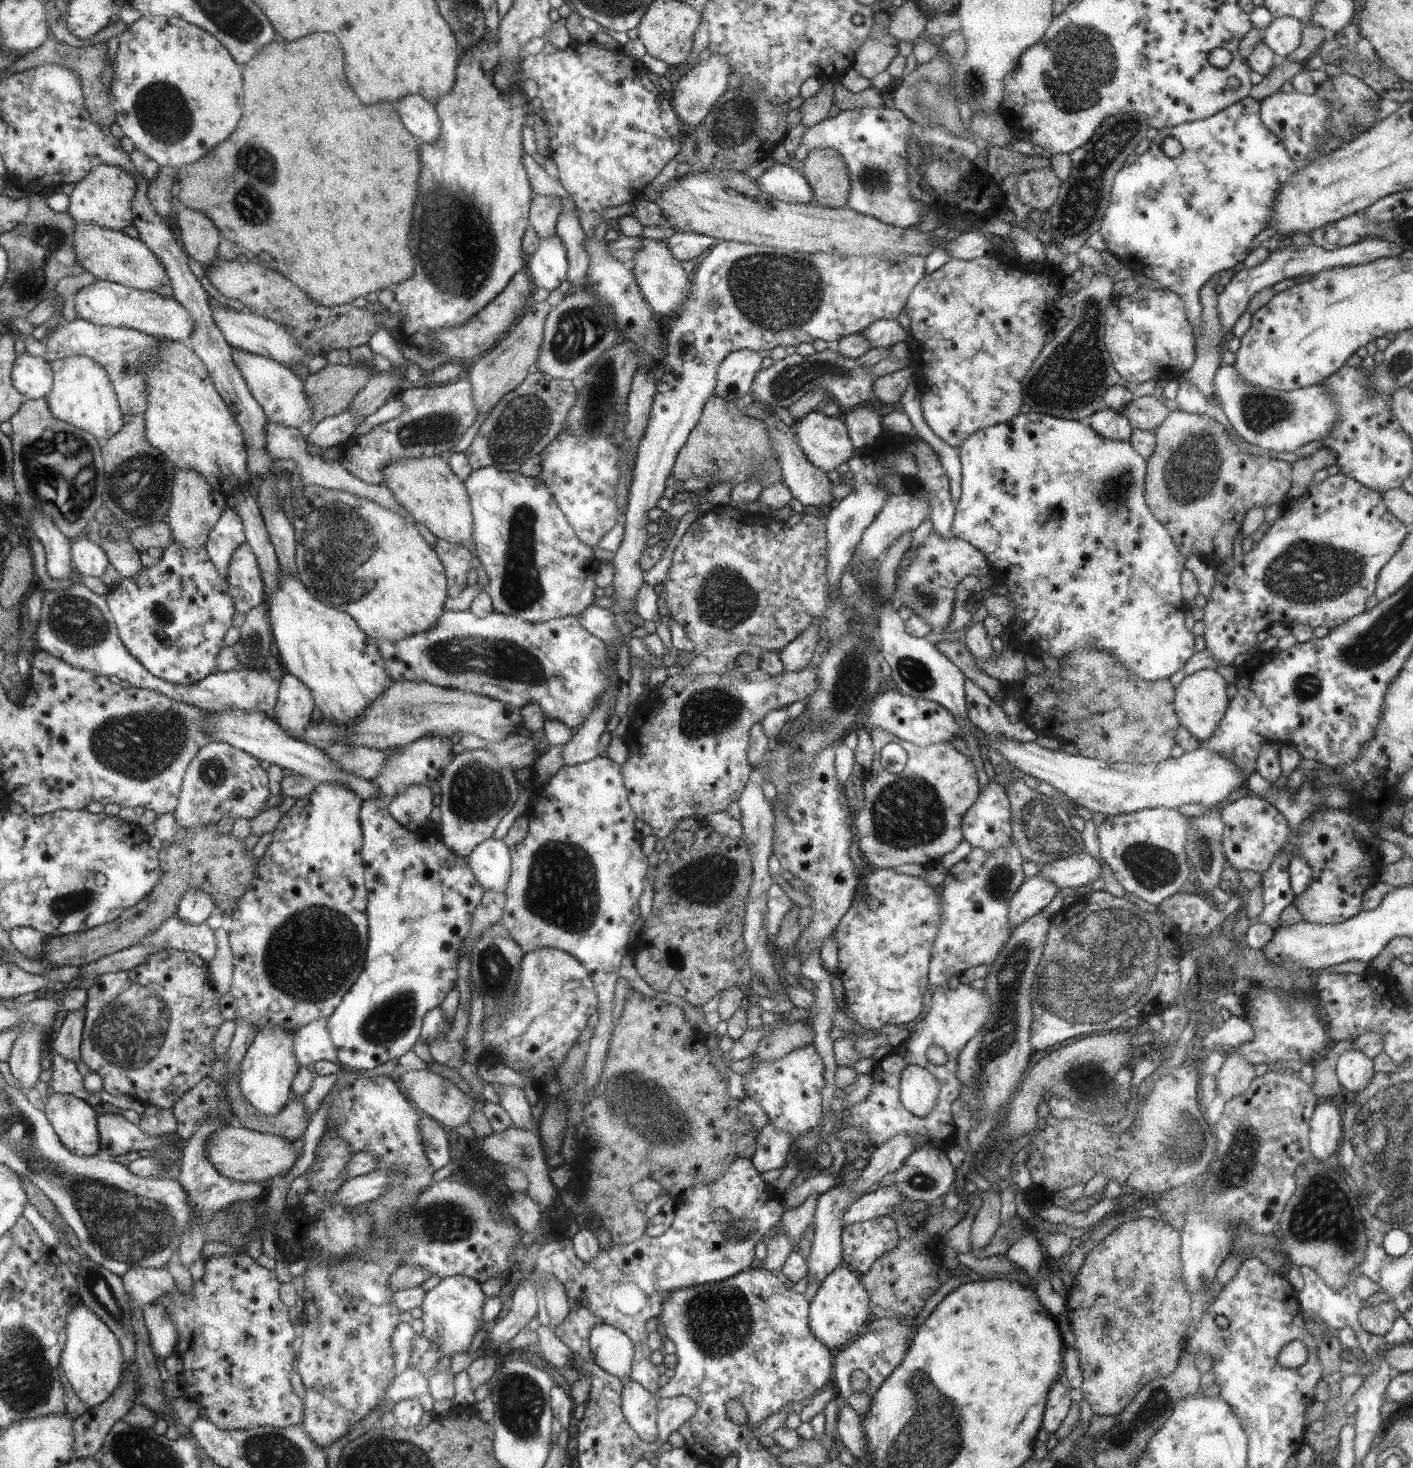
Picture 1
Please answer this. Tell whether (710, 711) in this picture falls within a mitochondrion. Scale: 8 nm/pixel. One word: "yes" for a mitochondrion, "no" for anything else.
yes

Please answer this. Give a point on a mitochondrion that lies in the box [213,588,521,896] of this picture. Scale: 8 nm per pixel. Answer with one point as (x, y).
(479, 789)

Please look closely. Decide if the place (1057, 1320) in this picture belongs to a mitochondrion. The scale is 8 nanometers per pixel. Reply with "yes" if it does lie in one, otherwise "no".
no

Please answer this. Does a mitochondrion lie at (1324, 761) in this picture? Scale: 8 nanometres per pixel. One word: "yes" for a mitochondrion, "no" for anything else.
no

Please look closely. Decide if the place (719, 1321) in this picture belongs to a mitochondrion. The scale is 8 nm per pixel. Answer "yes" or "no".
yes

